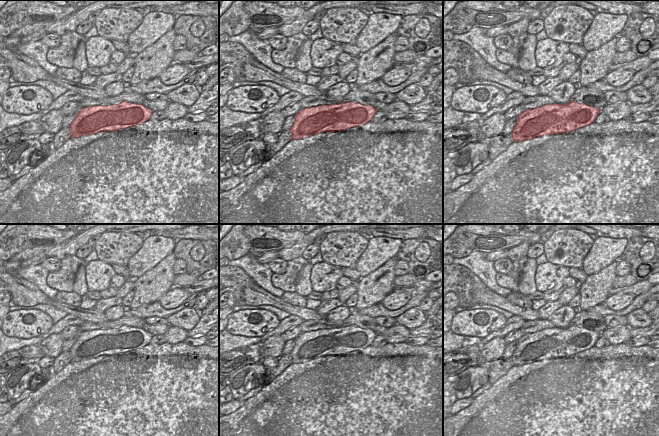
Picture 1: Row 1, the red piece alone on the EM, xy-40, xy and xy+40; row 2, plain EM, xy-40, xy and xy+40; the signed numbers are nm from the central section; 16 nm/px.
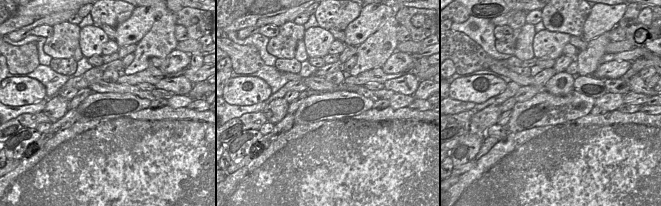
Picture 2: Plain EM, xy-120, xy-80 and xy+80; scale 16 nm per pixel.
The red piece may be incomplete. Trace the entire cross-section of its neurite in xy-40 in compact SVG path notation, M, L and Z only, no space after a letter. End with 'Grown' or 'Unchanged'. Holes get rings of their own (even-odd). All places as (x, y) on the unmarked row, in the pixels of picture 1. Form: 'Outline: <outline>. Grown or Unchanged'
Outline: M126 325L116 329L84 331L69 351L71 362L140 349L149 344L152 337L151 333L142 328Z. Unchanged.

